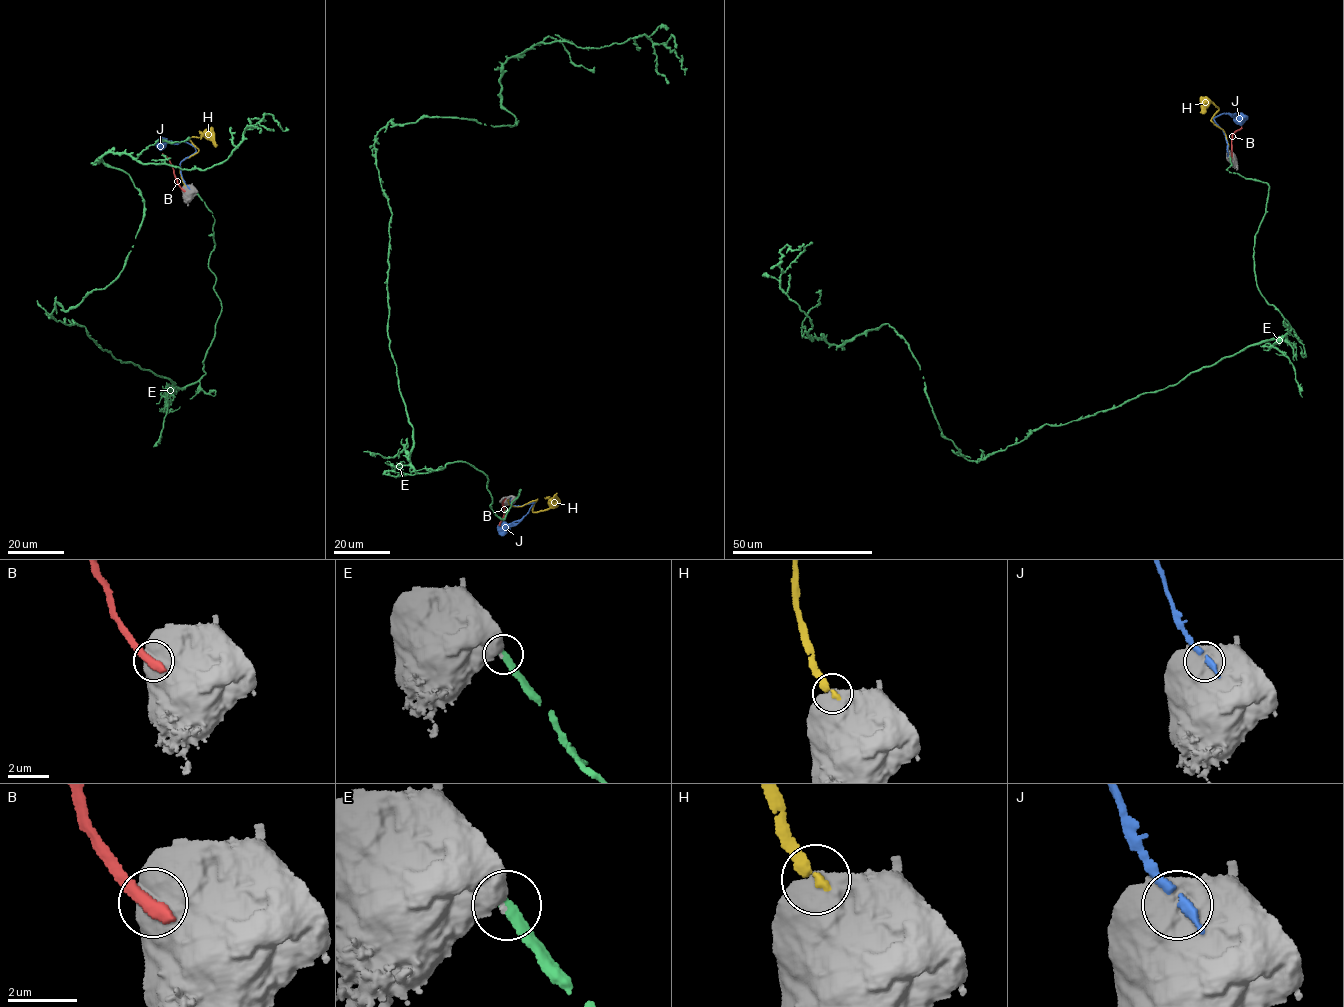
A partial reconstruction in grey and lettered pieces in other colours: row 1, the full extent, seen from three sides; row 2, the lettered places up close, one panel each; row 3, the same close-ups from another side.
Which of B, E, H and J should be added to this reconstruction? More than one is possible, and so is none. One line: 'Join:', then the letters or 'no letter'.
Join: E

